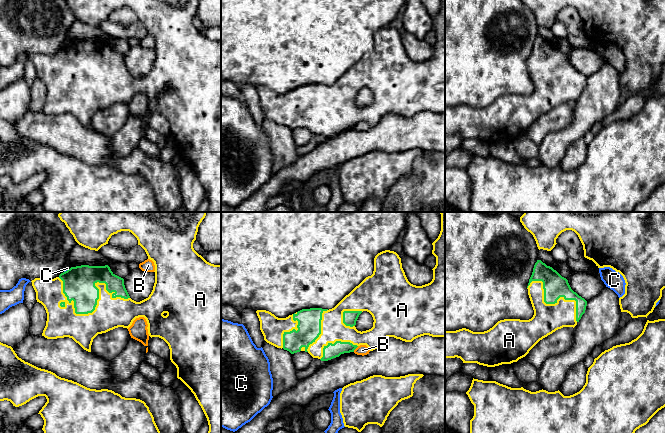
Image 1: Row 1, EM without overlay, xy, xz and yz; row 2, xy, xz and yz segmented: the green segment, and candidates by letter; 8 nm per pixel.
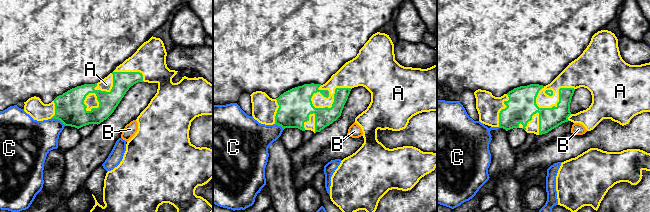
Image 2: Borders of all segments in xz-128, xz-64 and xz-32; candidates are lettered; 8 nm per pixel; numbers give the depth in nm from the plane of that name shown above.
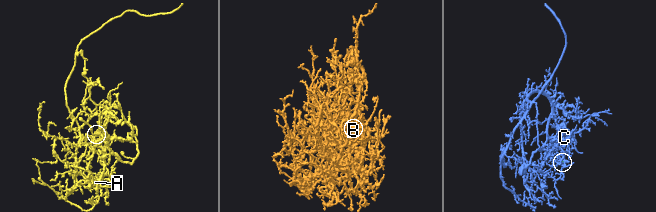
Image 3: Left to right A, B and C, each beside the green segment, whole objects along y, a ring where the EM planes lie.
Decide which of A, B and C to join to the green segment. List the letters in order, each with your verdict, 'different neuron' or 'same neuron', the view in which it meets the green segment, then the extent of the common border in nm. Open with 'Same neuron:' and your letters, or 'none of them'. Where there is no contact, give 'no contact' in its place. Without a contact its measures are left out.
Same neuron: A
A: same neuron | xy | 600 nm
B: different neuron | xz | 60 nm
C: different neuron | xy | 50 nm

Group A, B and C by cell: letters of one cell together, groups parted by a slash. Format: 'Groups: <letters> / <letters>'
Groups: A / B / C

